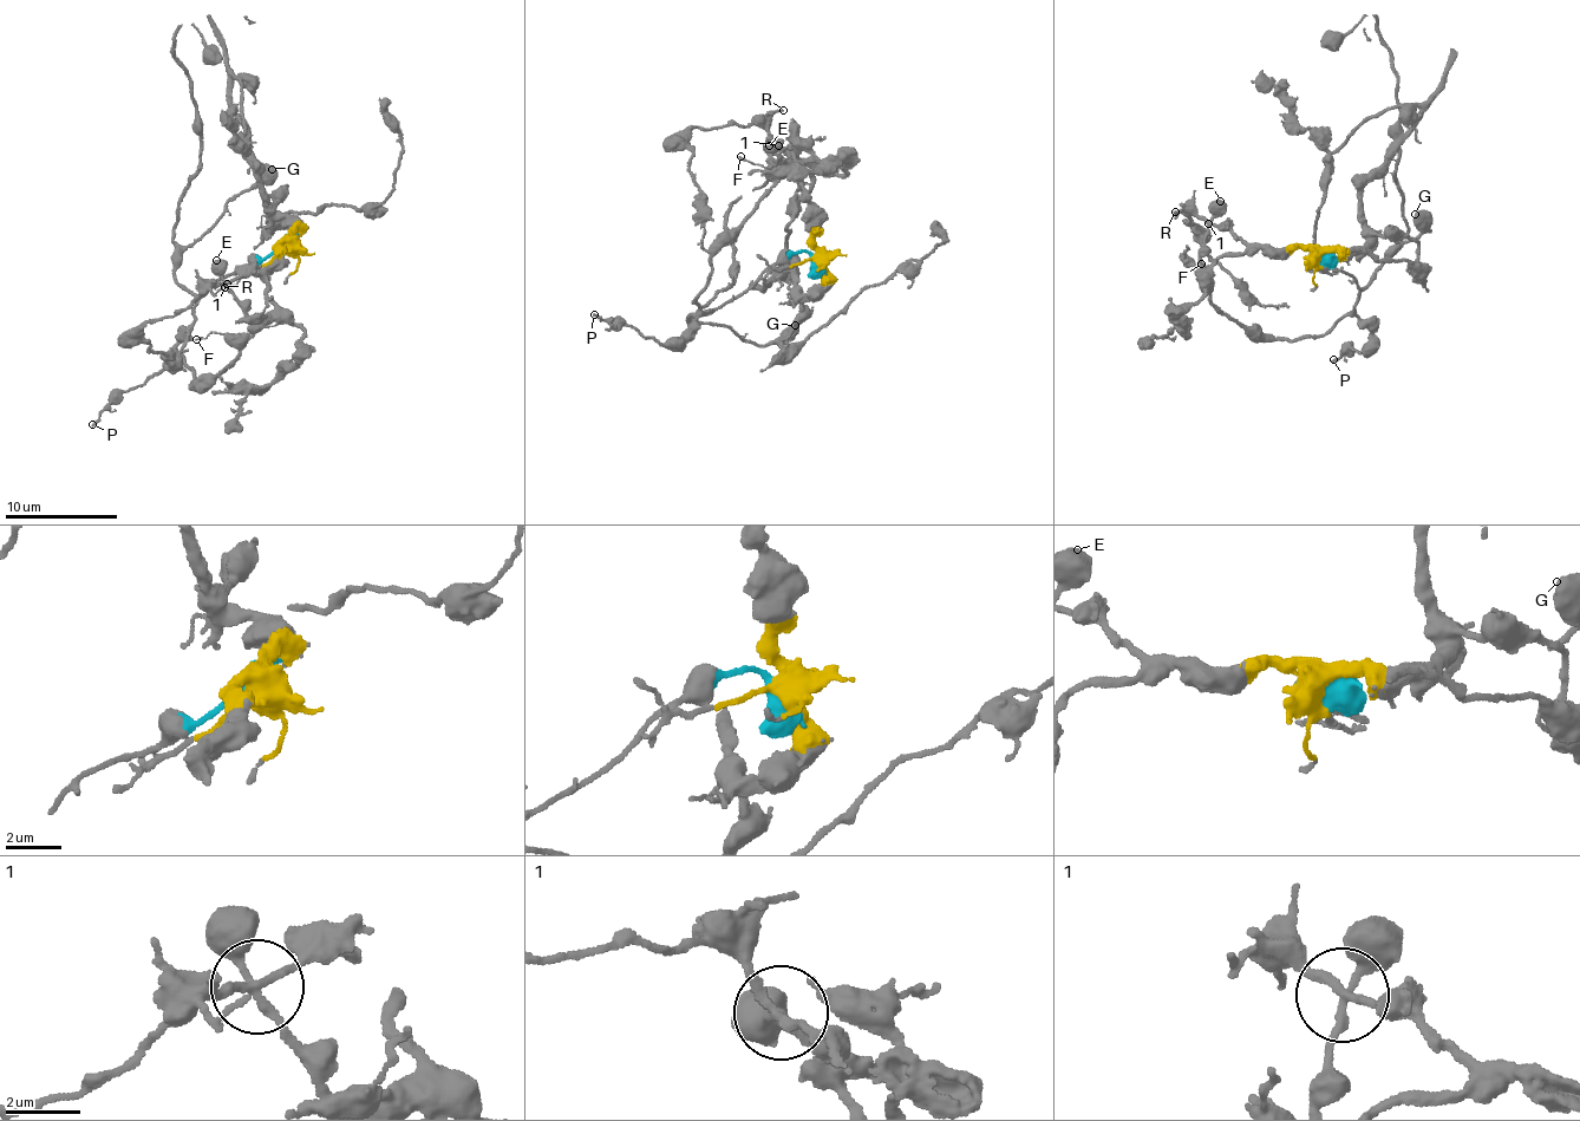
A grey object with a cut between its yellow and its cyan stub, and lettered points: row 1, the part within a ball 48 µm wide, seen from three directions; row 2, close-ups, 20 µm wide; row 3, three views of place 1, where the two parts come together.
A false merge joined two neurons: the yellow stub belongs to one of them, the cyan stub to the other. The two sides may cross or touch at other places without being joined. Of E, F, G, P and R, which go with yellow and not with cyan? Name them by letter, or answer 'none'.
R

